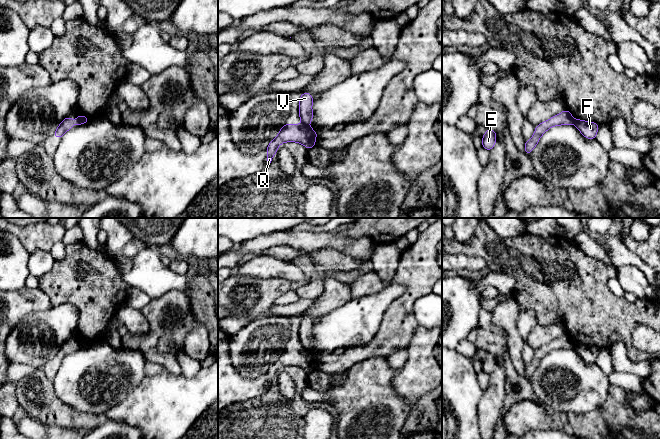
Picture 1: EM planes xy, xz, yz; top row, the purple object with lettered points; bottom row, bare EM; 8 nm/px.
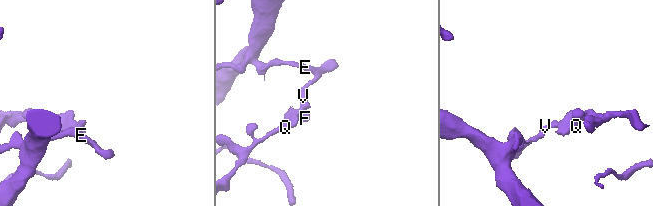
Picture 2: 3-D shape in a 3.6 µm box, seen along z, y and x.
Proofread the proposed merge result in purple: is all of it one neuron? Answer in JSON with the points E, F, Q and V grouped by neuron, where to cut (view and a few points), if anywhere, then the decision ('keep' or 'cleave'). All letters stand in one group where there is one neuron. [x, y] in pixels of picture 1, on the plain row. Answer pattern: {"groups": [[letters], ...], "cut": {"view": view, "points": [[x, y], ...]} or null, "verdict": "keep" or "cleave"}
{"groups": [["E", "V"], ["F", "Q"]], "cut": {"view": "xz", "points": [[303, 347], [307, 349]]}, "verdict": "cleave"}

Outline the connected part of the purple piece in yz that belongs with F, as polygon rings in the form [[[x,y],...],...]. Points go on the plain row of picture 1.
[[[574,343],[575,350],[587,363],[595,363],[598,356],[599,349],[595,346],[588,346],[584,344]]]

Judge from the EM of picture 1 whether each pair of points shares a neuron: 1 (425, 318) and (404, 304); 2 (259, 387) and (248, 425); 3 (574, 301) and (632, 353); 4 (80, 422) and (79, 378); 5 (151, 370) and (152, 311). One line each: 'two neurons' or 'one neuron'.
1: two neurons
2: two neurons
3: one neuron
4: two neurons
5: two neurons

